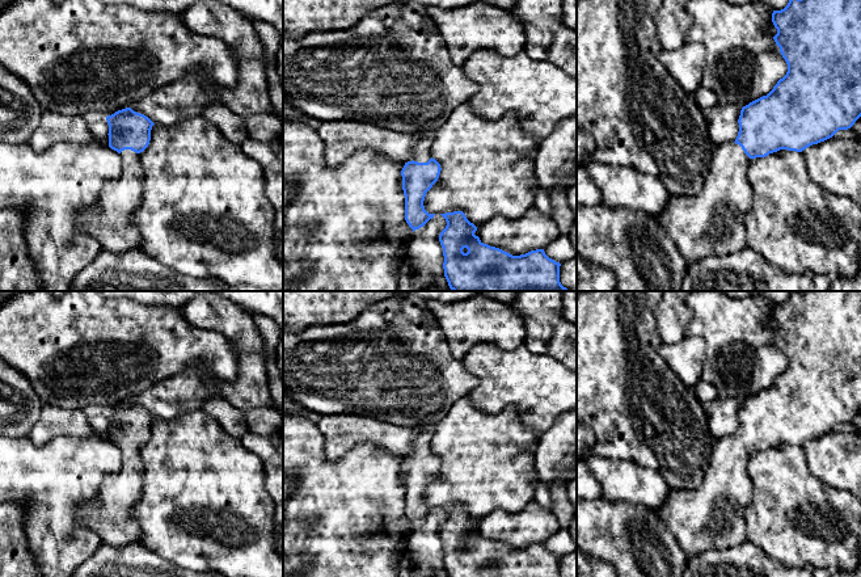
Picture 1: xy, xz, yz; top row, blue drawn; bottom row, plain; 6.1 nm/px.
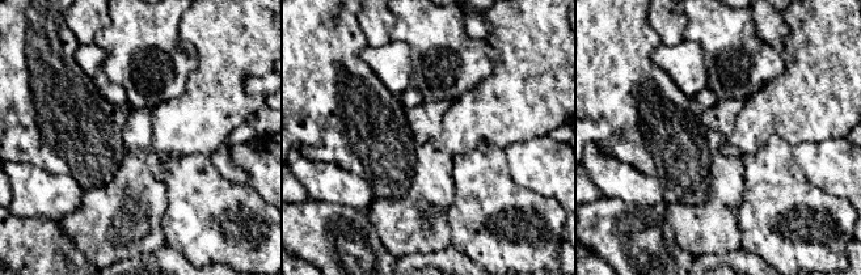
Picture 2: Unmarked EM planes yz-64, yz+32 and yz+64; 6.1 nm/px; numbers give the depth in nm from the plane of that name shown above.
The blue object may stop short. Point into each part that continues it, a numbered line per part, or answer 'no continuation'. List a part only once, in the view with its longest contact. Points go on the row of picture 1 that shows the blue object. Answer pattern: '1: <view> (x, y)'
1: yz (710, 223)

